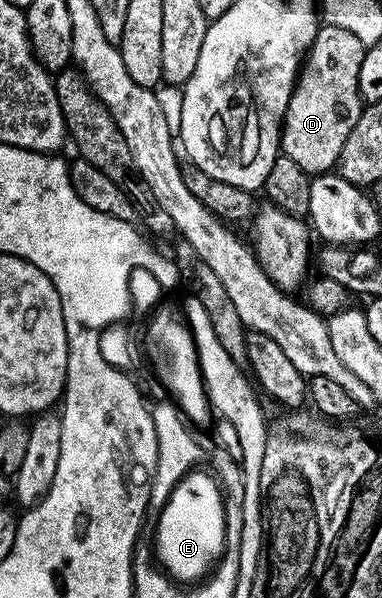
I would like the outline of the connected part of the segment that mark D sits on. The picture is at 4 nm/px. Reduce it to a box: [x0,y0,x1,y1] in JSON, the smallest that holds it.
[280,23,366,174]

